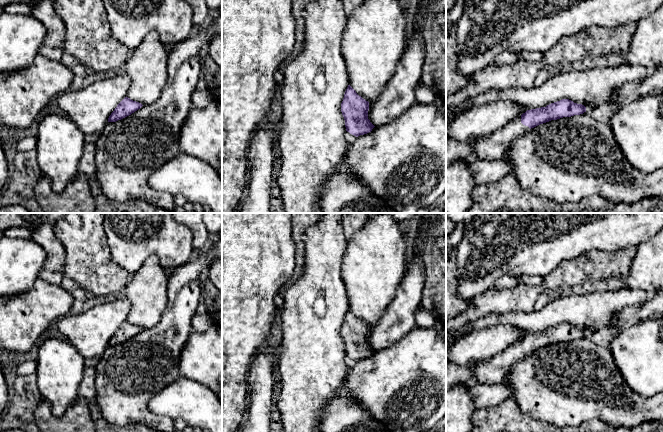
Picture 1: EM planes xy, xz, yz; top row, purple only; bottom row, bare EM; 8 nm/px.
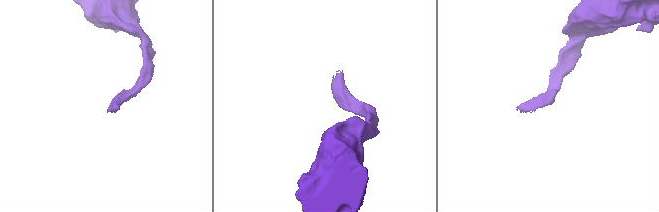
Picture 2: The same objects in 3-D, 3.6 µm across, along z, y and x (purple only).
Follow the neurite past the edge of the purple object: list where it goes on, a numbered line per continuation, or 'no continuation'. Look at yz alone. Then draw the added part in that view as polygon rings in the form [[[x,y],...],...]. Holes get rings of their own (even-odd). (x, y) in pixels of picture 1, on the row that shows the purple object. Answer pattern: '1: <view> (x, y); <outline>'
1: yz (495, 146); [[[521,117],[510,121],[505,127],[495,131],[485,139],[473,144],[473,153],[480,160],[497,160],[506,156],[511,142],[530,130],[521,123]]]

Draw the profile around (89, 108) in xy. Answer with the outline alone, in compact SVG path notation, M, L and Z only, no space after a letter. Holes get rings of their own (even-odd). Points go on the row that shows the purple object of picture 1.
M120 71L80 90L64 92L57 97L57 104L85 135L100 133L111 113L127 97L130 85L129 76Z

